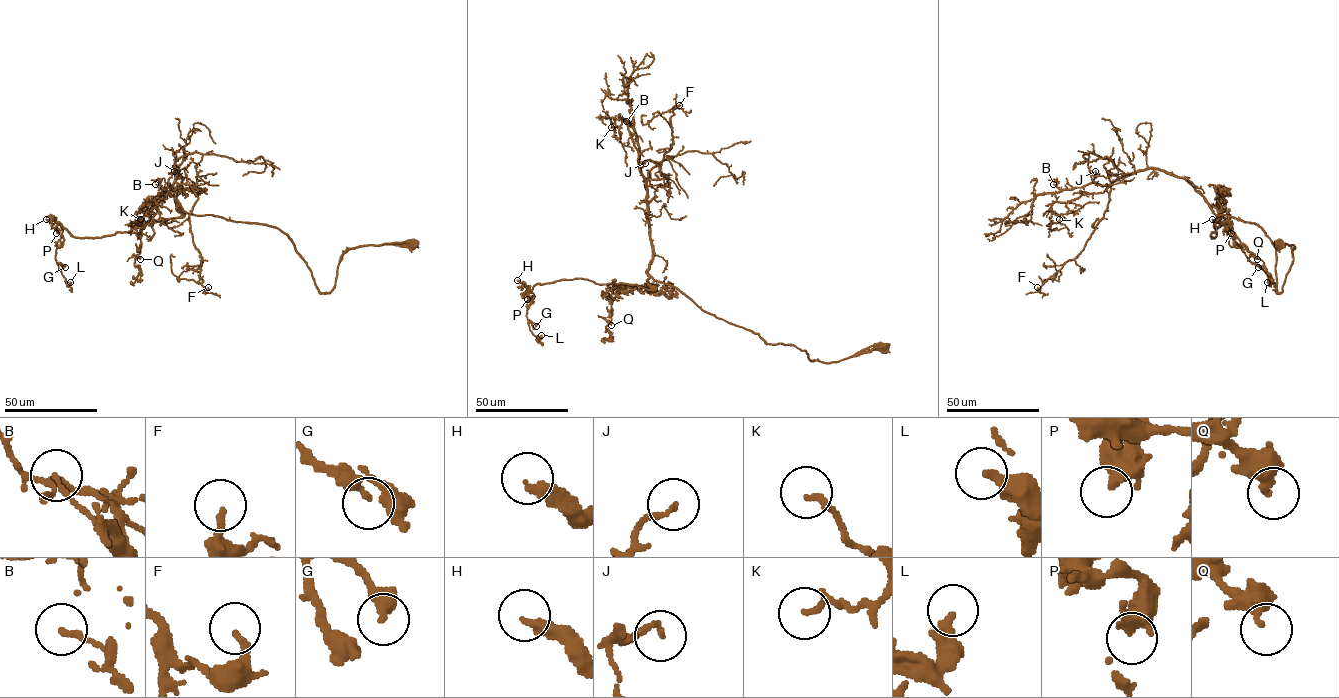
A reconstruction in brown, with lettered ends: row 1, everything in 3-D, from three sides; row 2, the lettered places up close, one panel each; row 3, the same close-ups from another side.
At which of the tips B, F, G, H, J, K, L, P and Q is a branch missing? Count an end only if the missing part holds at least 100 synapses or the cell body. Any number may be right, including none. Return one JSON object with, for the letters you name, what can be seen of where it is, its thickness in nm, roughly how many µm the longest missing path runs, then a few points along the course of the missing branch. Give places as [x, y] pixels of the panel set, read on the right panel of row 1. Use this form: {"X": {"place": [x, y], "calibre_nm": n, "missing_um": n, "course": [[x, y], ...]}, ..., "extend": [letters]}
{"H": {"place": [1212, 219], "calibre_nm": 300, "missing_um": 45, "course": [[1212, 219], [1221, 200], [1232, 201]]}, "extend": ["H"]}

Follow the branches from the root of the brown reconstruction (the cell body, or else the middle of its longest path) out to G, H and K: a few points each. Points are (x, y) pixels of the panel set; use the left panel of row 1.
G: (411, 246), (349, 249), (320, 292), (277, 228), (177, 205), (138, 233), (61, 224), (65, 267)
H: (411, 246), (349, 249), (320, 292), (268, 225), (177, 205), (138, 233), (76, 237), (46, 219)
K: (411, 246), (349, 249), (334, 288), (320, 292), (277, 228), (186, 212), (177, 168), (149, 221), (140, 219)

